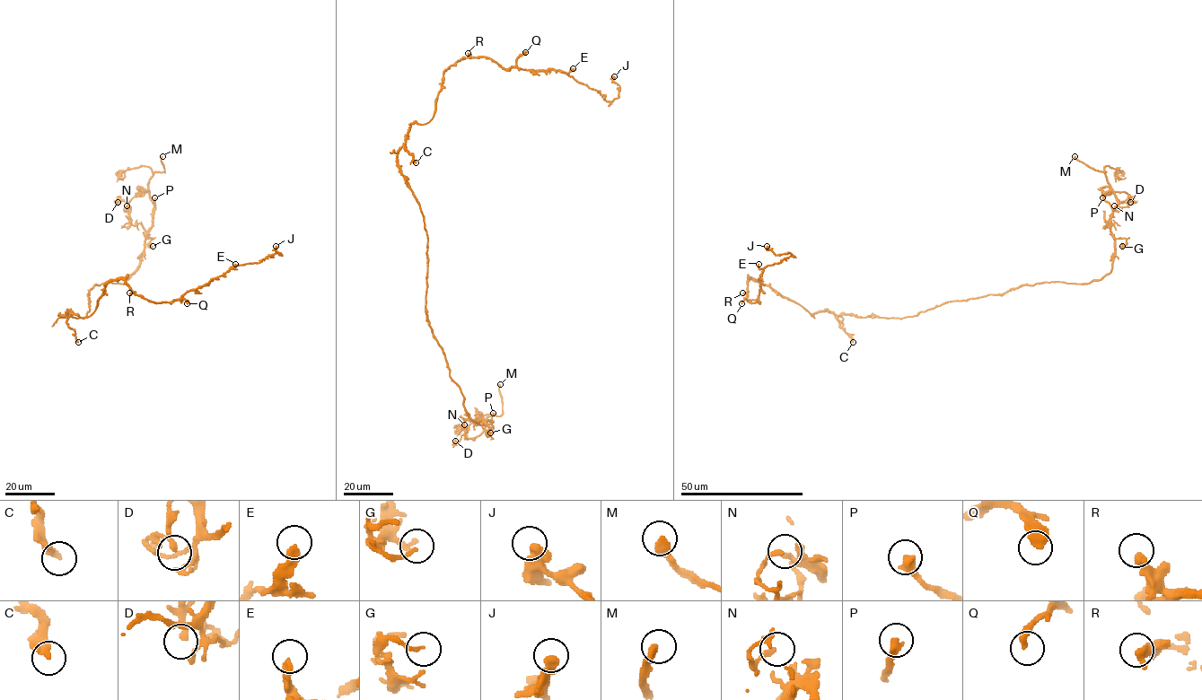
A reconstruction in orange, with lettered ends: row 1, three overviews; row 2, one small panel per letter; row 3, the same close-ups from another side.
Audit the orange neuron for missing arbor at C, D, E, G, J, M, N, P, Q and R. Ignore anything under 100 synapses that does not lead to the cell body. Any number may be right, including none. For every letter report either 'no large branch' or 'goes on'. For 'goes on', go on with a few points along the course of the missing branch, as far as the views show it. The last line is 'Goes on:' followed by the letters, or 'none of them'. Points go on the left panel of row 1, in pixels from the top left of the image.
C: no large branch
D: no large branch
E: no large branch
G: no large branch
J: no large branch
M: goes on; course (162, 156), (159, 135), (145, 118)
N: no large branch
P: no large branch
Q: no large branch
R: no large branch
Goes on: M

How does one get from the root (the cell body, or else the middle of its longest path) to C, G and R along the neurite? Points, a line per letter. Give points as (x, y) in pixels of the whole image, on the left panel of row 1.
C: (79, 318), (61, 317), (59, 314), (67, 318), (67, 324), (74, 332), (78, 342)
G: (79, 318), (90, 310), (87, 295), (94, 285), (126, 284), (144, 241), (152, 239), (153, 246)
R: (79, 318), (59, 314), (71, 310), (89, 316), (112, 280), (121, 277), (129, 293)

